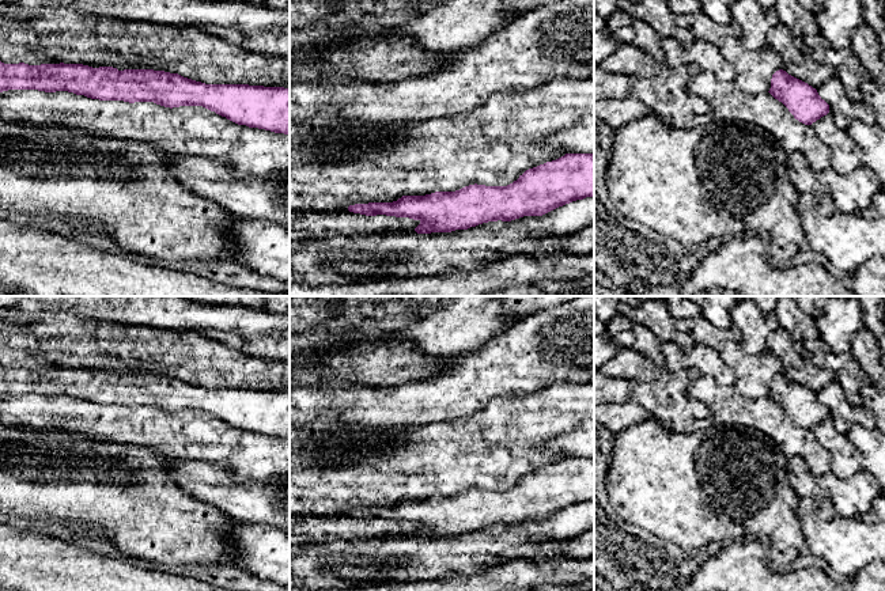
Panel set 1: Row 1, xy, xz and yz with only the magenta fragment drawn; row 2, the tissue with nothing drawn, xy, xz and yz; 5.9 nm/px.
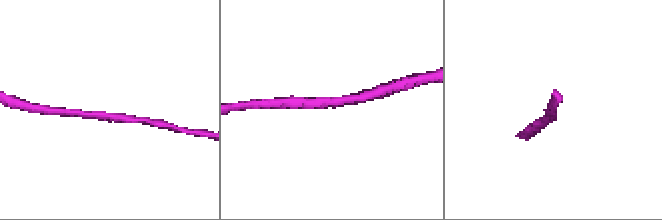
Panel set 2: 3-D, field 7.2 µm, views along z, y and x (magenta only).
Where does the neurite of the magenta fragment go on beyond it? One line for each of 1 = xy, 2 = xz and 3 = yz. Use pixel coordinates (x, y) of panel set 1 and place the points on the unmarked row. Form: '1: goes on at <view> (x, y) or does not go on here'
1: does not go on here
2: does not go on here
3: does not go on here

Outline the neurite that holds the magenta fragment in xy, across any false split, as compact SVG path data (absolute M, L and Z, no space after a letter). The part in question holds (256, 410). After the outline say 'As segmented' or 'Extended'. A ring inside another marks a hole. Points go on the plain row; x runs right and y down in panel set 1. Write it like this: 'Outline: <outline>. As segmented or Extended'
Outline: M0 365L0 397L8 394L68 395L91 404L154 406L170 413L203 410L238 429L290 439L290 393L284 391L205 389L154 374Z. As segmented

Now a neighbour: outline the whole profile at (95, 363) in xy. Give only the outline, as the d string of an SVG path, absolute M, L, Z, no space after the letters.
M54 352L52 355L48 355L48 359L58 368L60 367L83 368L92 372L99 372L99 371L118 372L126 368L152 367L152 363L137 363L136 360L132 359L124 360L110 355L77 356L63 352Z

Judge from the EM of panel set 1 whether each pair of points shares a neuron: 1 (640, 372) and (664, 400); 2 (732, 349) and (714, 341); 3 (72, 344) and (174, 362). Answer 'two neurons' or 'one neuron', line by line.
1: one neuron
2: two neurons
3: one neuron

